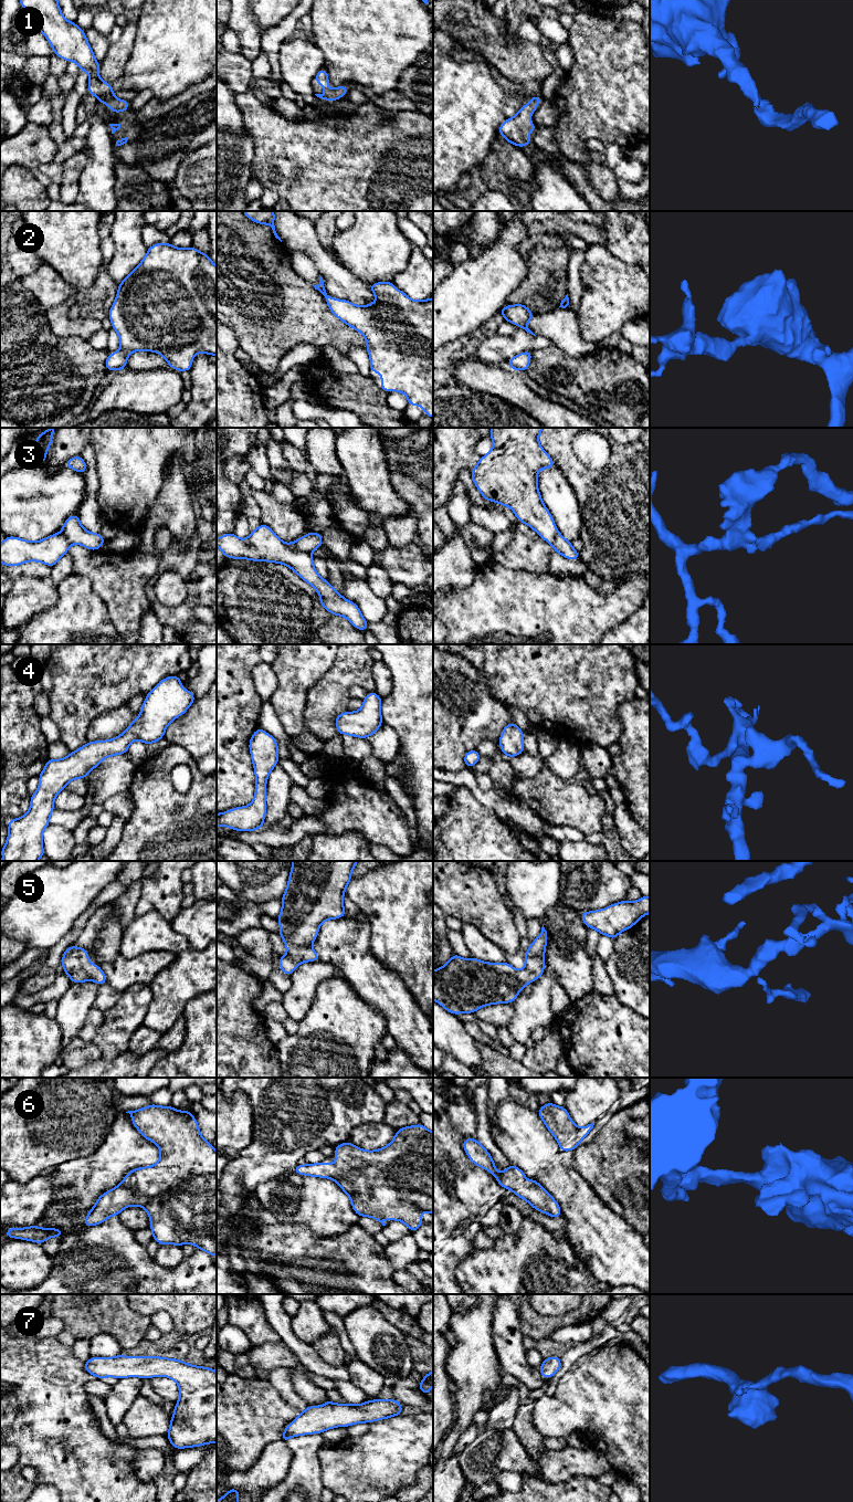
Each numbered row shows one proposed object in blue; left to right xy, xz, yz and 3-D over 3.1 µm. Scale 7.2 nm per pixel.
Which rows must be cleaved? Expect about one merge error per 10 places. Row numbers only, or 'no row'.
3

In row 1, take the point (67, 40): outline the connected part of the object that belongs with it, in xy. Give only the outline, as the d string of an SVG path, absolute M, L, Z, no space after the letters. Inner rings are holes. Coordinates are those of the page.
M20 0L20 6L31 12L38 30L51 44L54 55L67 62L76 62L81 72L89 72L89 95L95 95L99 104L108 105L113 113L129 109L129 102L117 99L112 84L99 78L101 63L96 61L84 30L64 18L57 0Z

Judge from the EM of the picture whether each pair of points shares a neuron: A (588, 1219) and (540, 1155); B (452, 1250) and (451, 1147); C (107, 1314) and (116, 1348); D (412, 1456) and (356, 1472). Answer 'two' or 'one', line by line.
A: one
B: one
C: two
D: one

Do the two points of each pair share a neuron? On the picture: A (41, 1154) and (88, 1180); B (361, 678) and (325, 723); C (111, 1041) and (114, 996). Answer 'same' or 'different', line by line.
A: different
B: same
C: different

